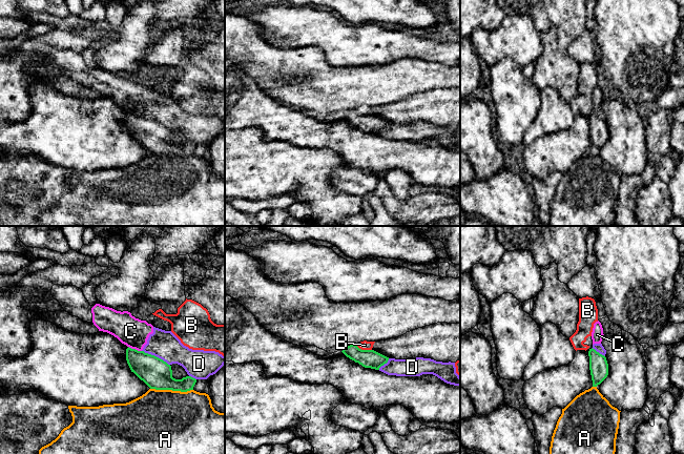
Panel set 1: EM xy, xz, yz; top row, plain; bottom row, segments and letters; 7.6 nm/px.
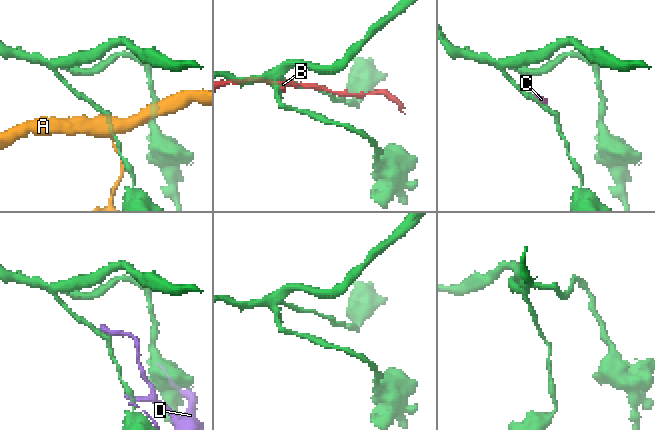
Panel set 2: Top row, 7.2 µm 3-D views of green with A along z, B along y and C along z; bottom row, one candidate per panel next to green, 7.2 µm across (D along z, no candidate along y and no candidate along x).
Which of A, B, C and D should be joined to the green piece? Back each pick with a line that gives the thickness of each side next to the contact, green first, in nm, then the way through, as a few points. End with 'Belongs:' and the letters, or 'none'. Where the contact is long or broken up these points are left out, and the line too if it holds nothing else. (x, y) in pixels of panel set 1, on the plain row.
Belongs: none

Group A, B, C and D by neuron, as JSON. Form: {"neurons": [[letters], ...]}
{"neurons": [["A"], ["B"], ["C", "D"]]}

